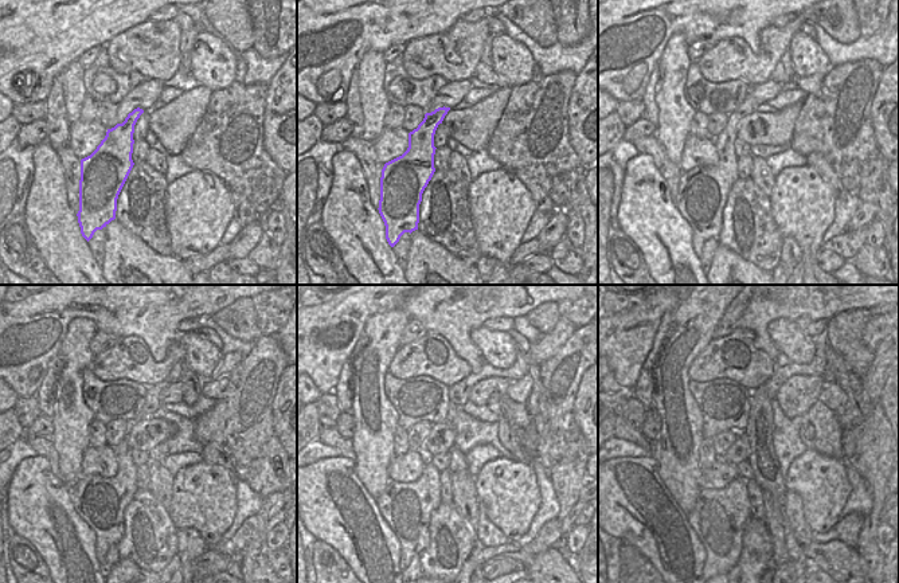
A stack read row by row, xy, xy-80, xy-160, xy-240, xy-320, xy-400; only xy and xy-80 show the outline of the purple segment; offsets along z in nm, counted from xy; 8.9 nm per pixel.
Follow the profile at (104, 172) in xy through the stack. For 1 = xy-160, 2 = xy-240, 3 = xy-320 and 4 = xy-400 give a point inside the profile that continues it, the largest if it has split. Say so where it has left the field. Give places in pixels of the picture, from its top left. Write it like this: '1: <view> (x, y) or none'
1: xy-160 (702, 192)
2: xy-240 (100, 501)
3: xy-320 (407, 508)
4: xy-400 (719, 516)

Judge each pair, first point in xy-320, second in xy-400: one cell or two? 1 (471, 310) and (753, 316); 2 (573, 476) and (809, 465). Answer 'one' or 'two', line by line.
1: one
2: two

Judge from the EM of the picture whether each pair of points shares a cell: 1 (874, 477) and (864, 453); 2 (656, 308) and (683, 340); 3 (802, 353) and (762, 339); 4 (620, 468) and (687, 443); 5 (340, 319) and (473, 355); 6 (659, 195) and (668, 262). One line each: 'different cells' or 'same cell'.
1: same cell
2: different cells
3: different cells
4: different cells
5: same cell
6: same cell

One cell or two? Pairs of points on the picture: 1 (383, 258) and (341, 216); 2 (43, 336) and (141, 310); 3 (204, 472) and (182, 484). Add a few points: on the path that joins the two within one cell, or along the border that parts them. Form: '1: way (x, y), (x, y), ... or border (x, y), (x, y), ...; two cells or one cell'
1: way (372, 247), (352, 227); one cell
2: way (61, 309), (69, 301), (114, 301); one cell
3: way (199, 474), (195, 474), (187, 482); one cell

